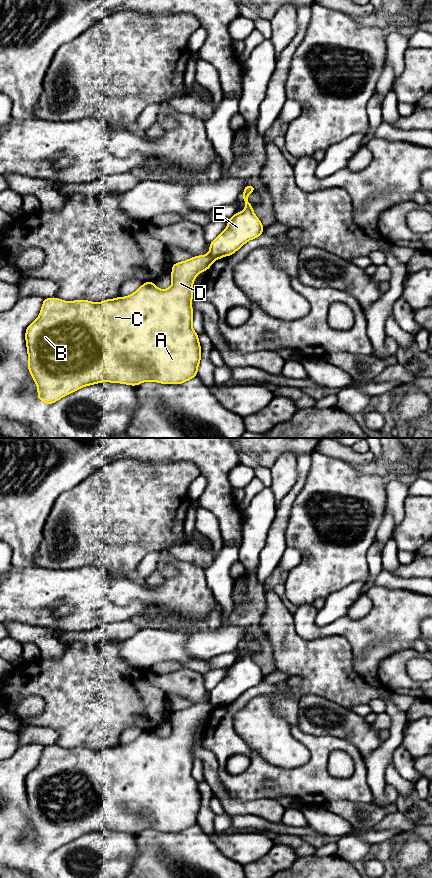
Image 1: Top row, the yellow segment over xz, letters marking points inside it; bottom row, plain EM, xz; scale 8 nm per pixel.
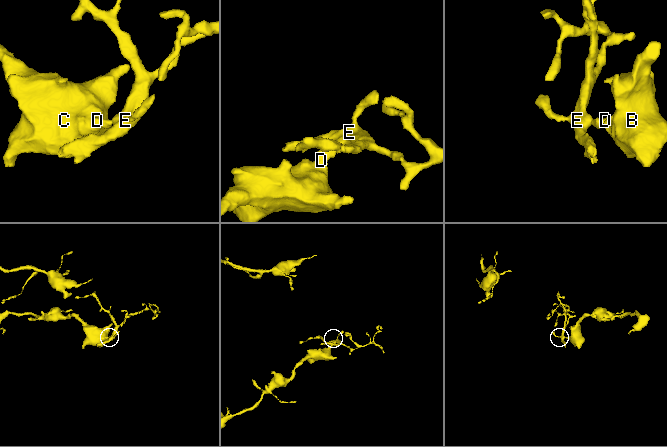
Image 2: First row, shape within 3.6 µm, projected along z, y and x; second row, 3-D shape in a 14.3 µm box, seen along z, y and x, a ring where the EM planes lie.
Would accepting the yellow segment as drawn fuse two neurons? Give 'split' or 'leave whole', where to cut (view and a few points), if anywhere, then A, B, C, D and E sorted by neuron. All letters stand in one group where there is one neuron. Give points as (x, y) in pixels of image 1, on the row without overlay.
split; cut in xz along (209, 701), (214, 707); A B C D / E

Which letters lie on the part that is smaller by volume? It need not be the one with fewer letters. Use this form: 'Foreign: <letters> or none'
Foreign: E

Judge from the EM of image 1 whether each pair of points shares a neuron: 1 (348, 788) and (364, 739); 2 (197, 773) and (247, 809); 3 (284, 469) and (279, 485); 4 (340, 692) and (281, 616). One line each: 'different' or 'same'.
1: different
2: different
3: same
4: same

